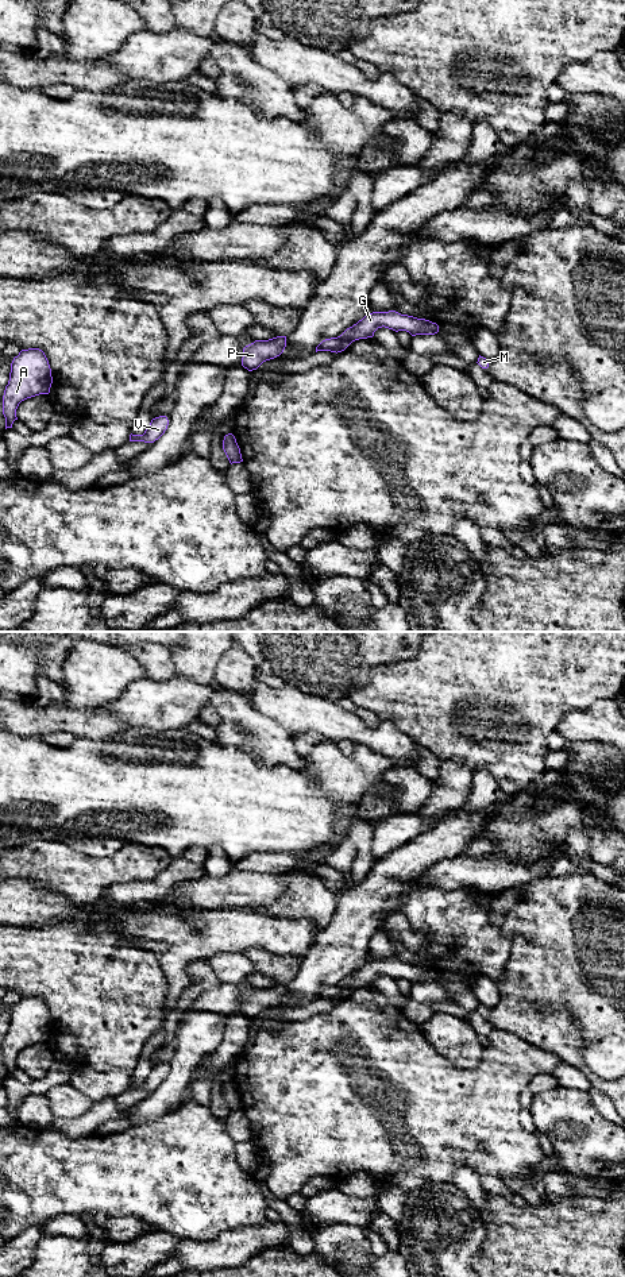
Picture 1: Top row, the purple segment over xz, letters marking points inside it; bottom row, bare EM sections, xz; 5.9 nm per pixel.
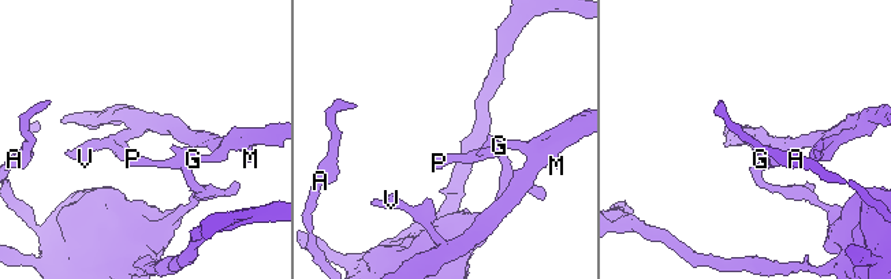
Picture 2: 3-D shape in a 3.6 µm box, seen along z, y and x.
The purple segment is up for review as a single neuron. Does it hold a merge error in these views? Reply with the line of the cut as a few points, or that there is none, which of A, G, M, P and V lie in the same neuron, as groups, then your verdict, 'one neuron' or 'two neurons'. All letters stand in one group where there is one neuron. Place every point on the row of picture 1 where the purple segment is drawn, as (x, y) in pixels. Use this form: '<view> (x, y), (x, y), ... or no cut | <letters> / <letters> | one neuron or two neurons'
xz (354, 325), (354, 334), (348, 344) | A P / G M V | two neurons

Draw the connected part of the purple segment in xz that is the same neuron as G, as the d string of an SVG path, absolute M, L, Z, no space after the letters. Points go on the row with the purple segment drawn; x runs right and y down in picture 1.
M396 310L373 312L367 313L362 320L354 324L354 335L348 340L348 344L359 339L373 337L374 332L382 327L396 332L406 331L412 336L435 335L439 332L439 325L425 319L401 315Z

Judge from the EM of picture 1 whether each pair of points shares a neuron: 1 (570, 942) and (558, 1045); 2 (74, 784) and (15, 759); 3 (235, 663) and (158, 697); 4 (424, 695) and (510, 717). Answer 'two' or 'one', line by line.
1: one
2: one
3: two
4: one

